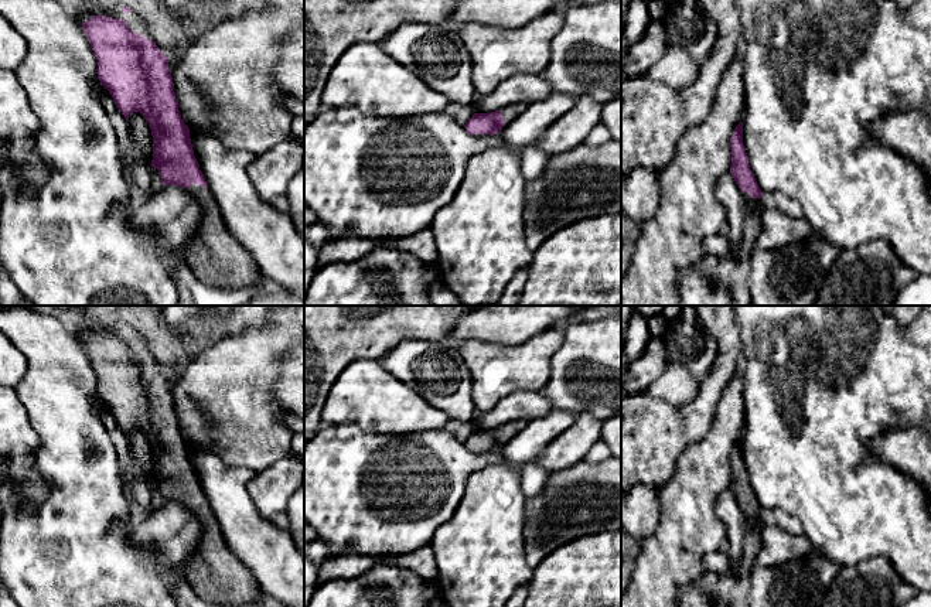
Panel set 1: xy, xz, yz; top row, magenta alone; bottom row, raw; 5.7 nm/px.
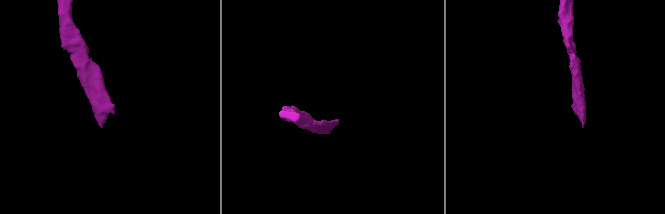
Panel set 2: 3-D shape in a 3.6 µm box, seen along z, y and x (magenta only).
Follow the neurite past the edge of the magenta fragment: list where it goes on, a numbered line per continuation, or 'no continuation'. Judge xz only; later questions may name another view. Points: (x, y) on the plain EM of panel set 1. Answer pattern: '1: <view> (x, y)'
1: xz (511, 429)

